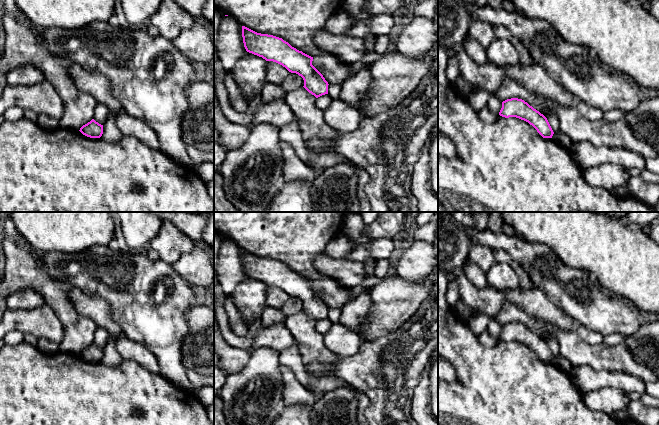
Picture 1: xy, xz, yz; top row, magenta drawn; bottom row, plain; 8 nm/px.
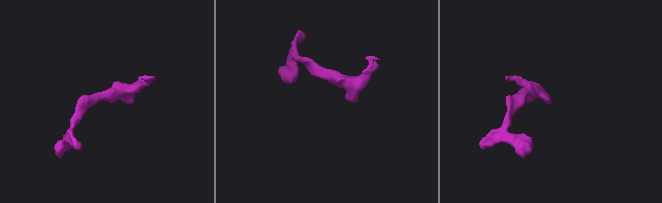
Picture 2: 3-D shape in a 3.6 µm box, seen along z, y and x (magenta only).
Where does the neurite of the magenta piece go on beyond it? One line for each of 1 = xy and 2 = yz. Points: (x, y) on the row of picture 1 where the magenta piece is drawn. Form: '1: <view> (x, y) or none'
1: none
2: none

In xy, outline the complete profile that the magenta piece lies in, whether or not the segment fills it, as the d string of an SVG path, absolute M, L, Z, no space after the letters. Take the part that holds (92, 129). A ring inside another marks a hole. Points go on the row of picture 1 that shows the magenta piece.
M92 119L90 122L83 125L79 131L87 137L100 138L103 134L103 125Z

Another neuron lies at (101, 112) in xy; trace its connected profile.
M98 103L95 110L93 119L101 125L104 125L108 116L108 109L105 105Z

